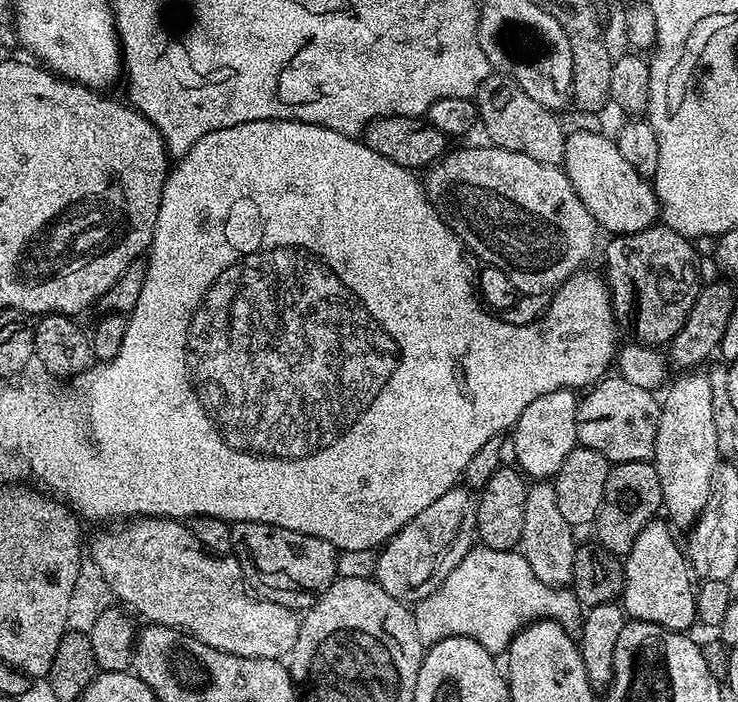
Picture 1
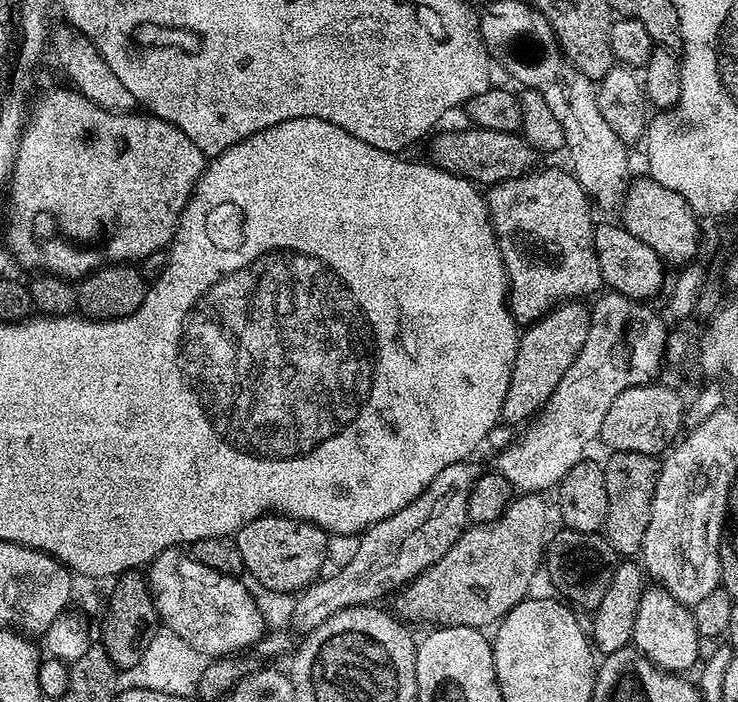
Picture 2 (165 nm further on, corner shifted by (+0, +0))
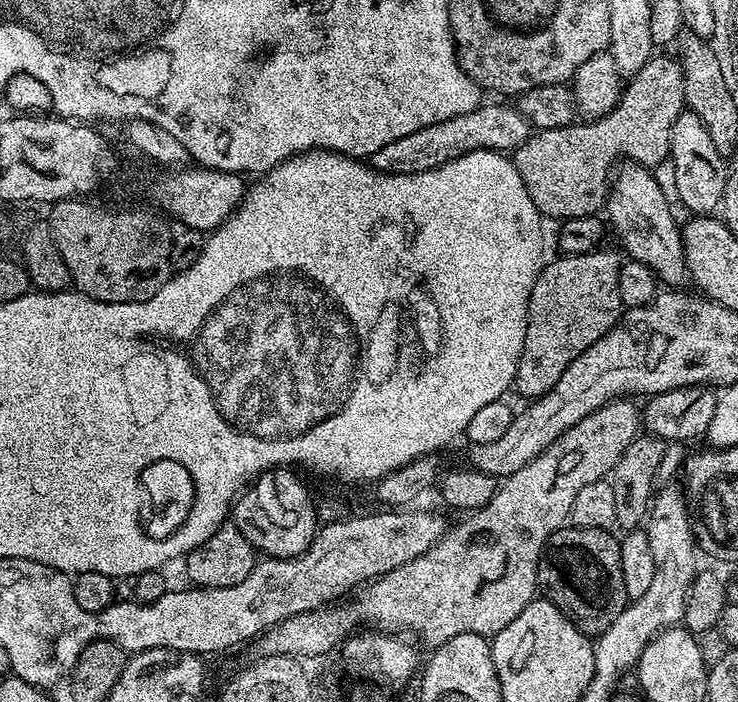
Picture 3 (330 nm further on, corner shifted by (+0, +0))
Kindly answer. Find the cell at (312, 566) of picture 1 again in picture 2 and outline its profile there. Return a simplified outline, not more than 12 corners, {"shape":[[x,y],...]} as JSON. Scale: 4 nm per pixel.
{"shape":[[279,514],[234,534],[244,572],[303,592],[325,571],[329,533]]}

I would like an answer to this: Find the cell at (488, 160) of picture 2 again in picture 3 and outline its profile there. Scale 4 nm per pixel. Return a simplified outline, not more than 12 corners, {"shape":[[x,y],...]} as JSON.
{"shape":[[653,55],[605,116],[514,149],[541,217],[597,215],[616,160],[669,159],[679,59]]}

